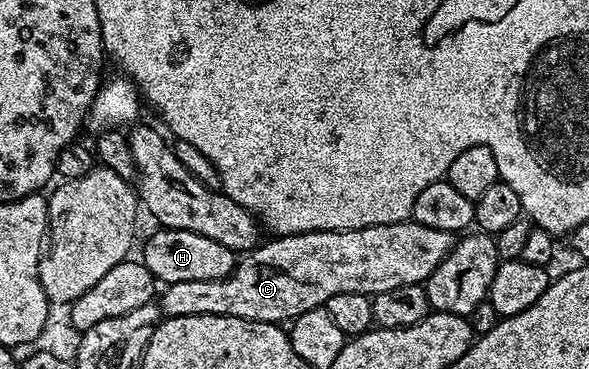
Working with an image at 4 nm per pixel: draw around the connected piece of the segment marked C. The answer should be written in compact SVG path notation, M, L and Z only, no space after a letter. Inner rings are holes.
M411 220L399 222L398 224L378 224L377 226L358 228L357 230L315 230L305 234L285 234L273 237L271 240L273 242L266 243L267 241L265 241L263 244L247 251L237 261L234 272L230 272L230 276L226 276L222 280L182 280L181 282L167 283L158 294L158 309L161 315L164 318L177 318L178 316L234 316L235 318L254 320L255 322L288 324L291 323L293 318L302 316L302 312L324 308L327 301L338 293L362 293L371 296L382 292L390 292L390 288L402 288L406 284L427 283L428 277L434 272L434 268L438 268L438 264L442 260L446 260L446 256L452 251L454 245L454 236L450 232L442 232L438 228L426 228L426 224L418 224Z

